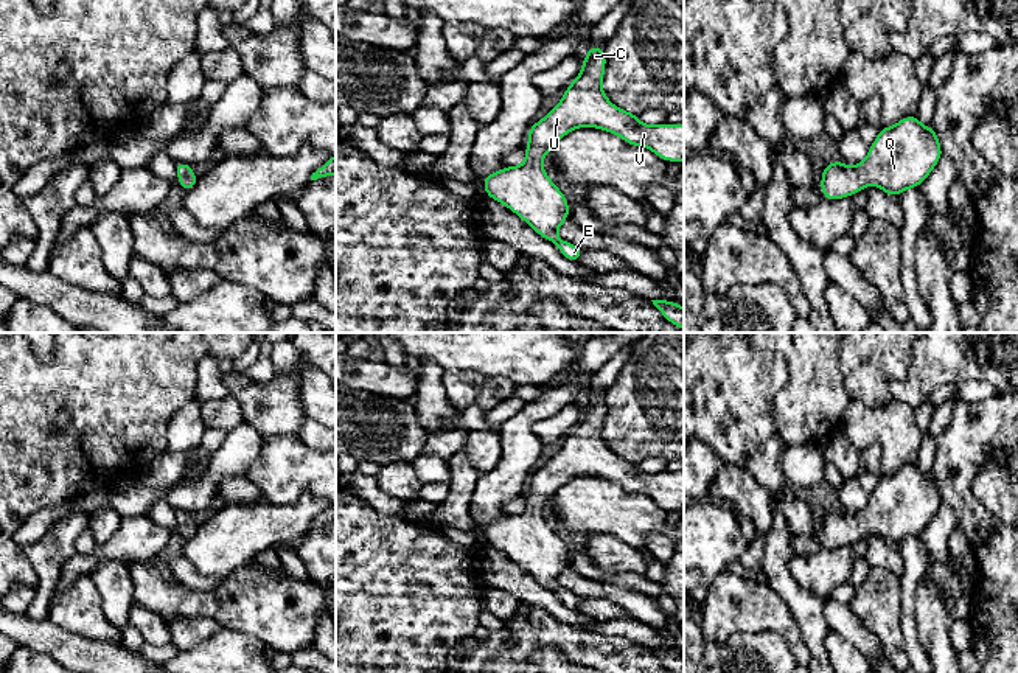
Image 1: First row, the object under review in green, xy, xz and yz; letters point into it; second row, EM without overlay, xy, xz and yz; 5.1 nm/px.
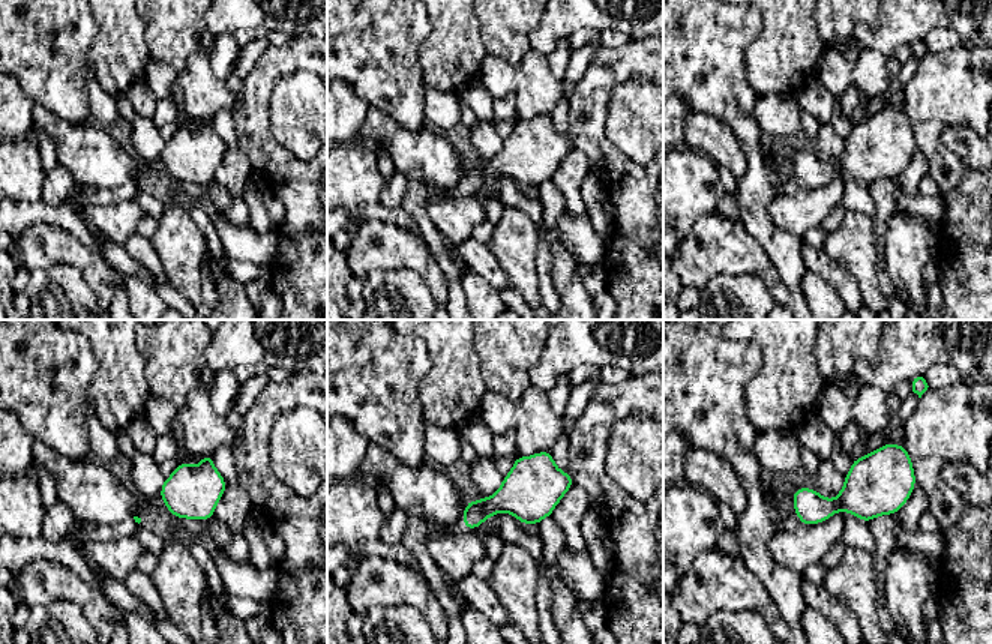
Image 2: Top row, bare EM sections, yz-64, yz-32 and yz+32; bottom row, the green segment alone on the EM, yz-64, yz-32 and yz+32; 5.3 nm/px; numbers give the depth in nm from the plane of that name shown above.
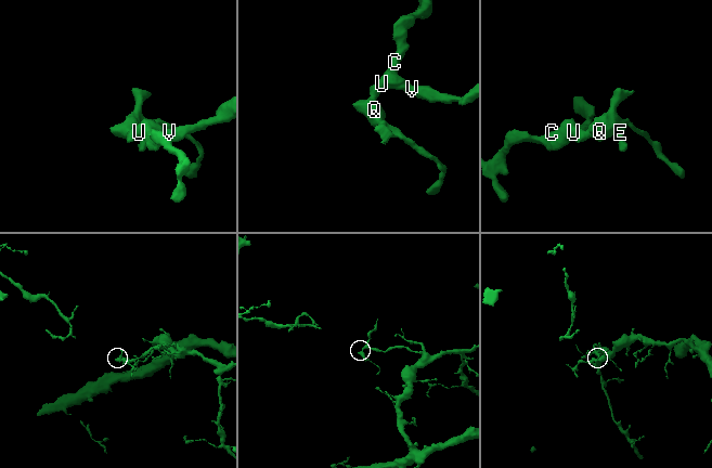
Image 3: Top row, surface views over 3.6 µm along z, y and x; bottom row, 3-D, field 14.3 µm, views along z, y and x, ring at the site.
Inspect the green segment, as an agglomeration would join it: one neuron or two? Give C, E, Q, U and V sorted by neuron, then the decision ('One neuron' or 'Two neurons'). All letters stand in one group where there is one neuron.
Groups: C E Q U V. One neuron

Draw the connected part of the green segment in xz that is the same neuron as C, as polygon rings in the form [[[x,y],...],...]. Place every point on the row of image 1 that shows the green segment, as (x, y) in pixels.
[[[603,45],[587,47],[587,54],[581,61],[581,73],[567,85],[560,103],[539,121],[528,129],[528,145],[525,146],[525,162],[521,166],[505,166],[482,179],[486,197],[494,199],[510,208],[525,221],[539,236],[553,242],[563,256],[578,263],[583,249],[560,239],[556,230],[569,218],[569,201],[561,190],[546,174],[541,162],[555,148],[555,145],[572,129],[597,127],[619,135],[631,146],[643,146],[653,151],[661,160],[684,162],[684,124],[643,124],[634,112],[626,112],[614,106],[603,92],[603,76],[606,56]]]

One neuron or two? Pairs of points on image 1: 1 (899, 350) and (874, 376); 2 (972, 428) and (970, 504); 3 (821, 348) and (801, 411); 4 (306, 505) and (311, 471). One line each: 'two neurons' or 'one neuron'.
1: one neuron
2: one neuron
3: one neuron
4: two neurons

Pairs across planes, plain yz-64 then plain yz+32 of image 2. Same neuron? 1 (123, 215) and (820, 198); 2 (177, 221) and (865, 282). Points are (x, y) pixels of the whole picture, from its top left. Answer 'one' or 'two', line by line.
1: one
2: one

